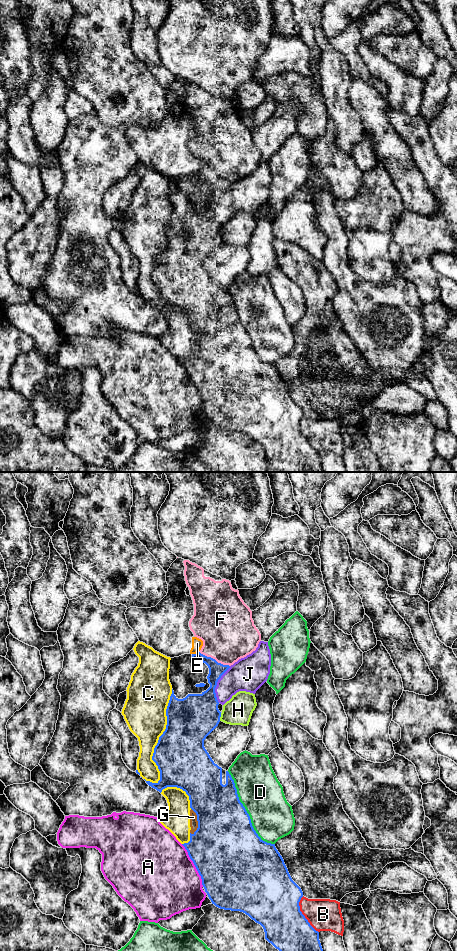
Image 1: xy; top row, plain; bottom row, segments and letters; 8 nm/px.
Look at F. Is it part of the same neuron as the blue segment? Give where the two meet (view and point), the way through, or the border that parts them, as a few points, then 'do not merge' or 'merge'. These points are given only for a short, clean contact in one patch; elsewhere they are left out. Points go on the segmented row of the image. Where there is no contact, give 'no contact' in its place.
meets blue in xy at (214, 659); merge

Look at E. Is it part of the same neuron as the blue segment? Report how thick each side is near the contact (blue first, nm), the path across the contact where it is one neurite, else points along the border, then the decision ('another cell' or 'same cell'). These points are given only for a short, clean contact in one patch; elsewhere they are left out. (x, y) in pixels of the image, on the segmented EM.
120/90 nm | another cell

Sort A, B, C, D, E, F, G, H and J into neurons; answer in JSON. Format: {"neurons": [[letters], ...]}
{"neurons": [["A"], ["B"], ["C", "G"], ["D"], ["E"], ["F"], ["H"], ["J"]]}

